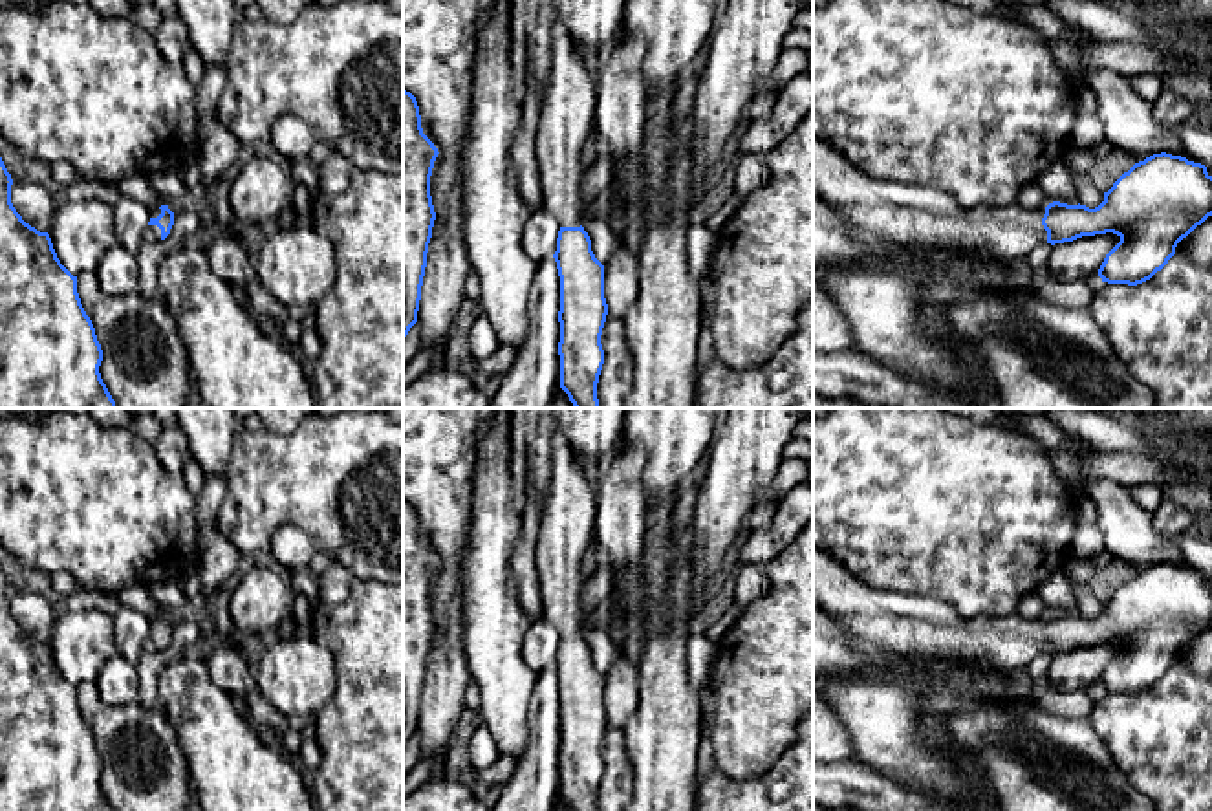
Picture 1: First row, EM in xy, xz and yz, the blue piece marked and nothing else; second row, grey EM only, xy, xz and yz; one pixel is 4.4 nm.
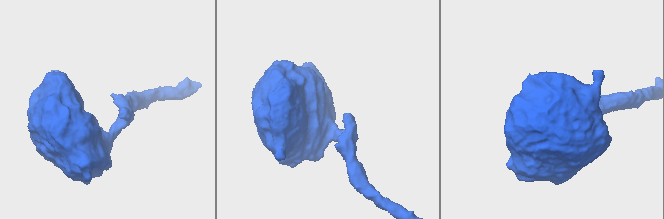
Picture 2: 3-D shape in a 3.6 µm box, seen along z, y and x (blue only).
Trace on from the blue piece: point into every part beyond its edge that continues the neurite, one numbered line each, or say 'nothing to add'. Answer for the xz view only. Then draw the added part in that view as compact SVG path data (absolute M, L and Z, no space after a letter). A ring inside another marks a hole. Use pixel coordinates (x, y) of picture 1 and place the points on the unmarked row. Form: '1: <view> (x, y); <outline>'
1: xz (568, 526); M557 430L551 439L551 480L547 502L535 546L535 564L542 591L542 619L546 619L560 637L580 637L590 624L582 608L582 555L595 540L597 489L588 465L571 449L564 430Z

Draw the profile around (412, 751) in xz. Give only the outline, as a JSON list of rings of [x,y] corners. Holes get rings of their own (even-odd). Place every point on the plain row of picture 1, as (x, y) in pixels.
[[[416,732],[403,749],[403,774],[406,776],[421,758],[421,734]]]

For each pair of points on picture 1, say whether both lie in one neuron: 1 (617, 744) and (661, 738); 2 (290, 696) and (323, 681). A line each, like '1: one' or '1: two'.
1: two
2: one

